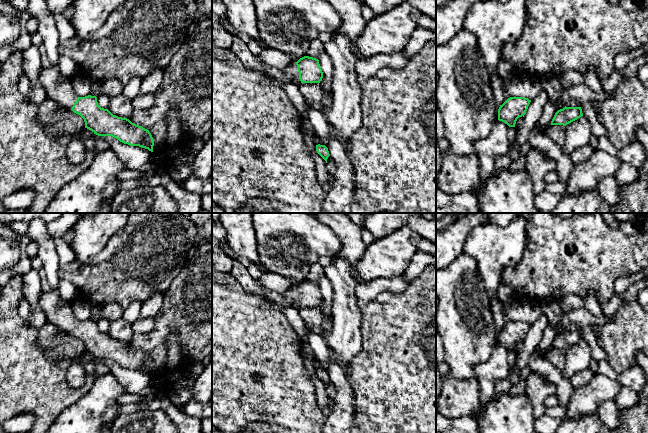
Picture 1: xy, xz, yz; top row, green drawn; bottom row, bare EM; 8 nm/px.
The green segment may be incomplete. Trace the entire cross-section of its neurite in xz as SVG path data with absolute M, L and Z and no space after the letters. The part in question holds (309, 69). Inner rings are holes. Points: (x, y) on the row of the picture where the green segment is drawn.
M304 56L297 62L292 62L282 71L290 76L292 83L297 86L302 83L320 83L323 78L319 60L309 56Z

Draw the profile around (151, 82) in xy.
M164 69L153 70L149 75L142 79L140 91L144 94L154 94L163 79Z

